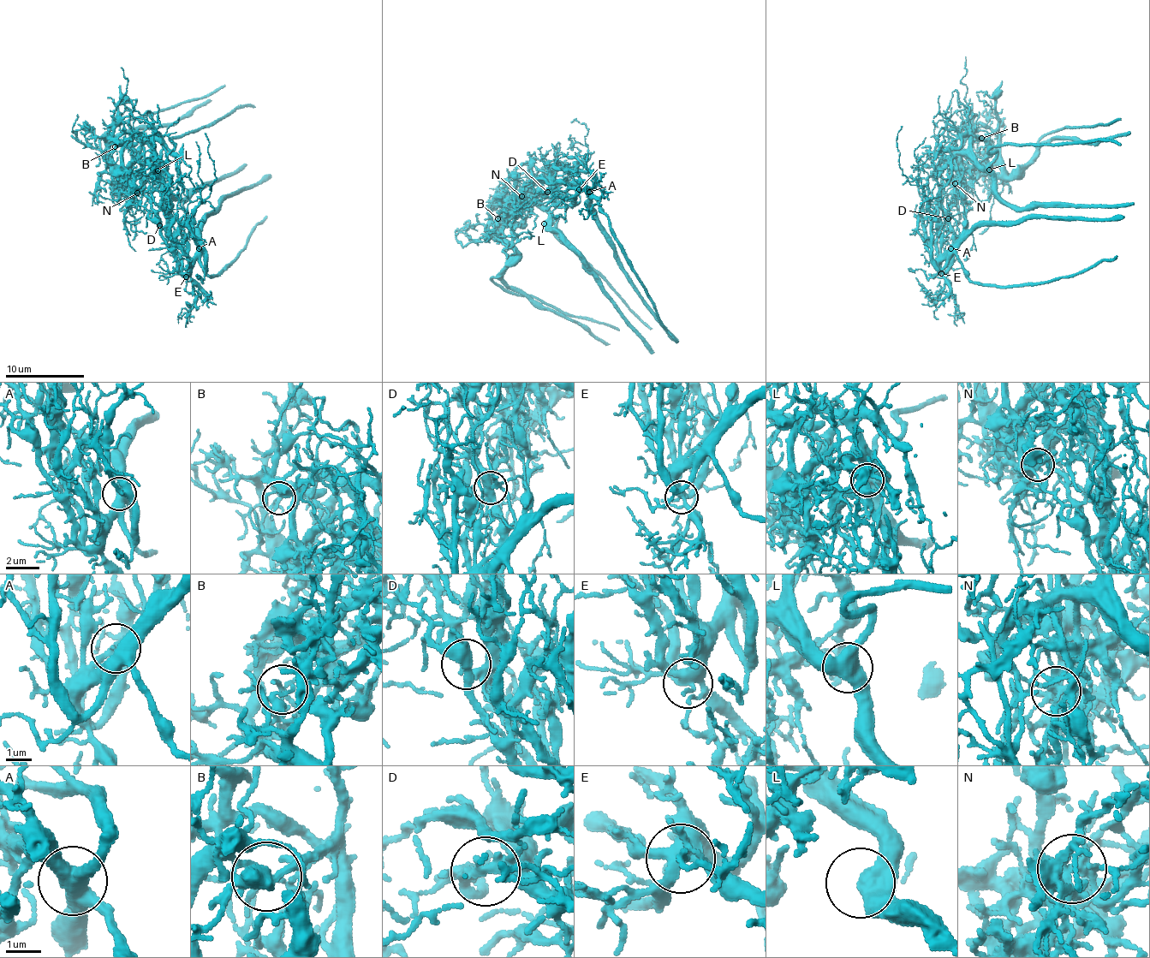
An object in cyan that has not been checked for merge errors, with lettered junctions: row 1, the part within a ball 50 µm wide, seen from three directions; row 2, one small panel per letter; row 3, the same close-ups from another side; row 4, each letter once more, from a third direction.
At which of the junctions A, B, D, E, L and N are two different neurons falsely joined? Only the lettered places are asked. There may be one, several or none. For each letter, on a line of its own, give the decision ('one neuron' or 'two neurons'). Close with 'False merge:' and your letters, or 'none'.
A: one neuron
B: two neurons
D: two neurons
E: one neuron
L: one neuron
N: two neurons
False merge: B, D, N

